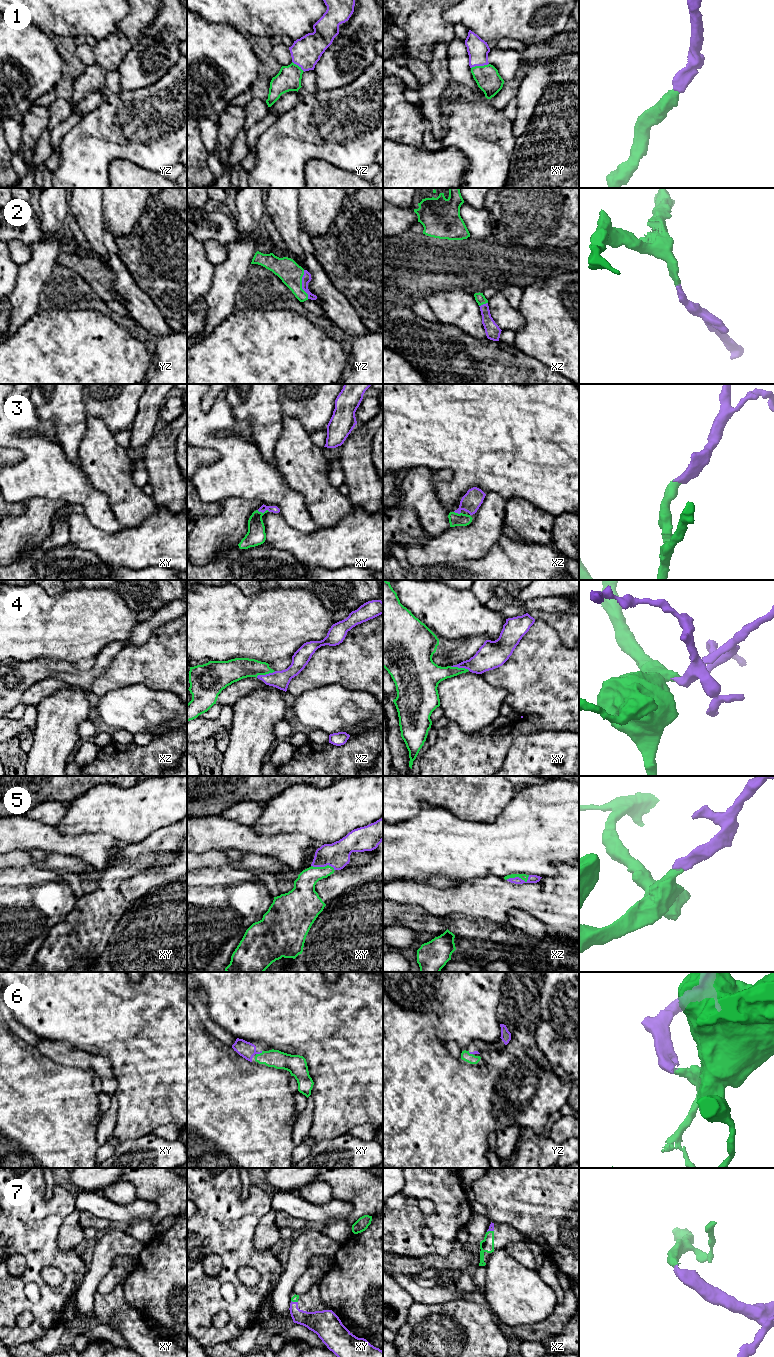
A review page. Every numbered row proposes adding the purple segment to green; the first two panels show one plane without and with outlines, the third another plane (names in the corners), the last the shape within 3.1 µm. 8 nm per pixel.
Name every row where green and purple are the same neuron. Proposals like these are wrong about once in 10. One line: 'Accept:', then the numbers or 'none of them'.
Accept: 1, 2, 3, 4, 5, 6, 7

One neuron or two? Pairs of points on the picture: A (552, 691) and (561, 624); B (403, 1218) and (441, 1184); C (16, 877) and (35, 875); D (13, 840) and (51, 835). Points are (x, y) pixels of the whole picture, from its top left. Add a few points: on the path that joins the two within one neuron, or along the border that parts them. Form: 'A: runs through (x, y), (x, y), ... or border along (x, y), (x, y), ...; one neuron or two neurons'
A: border along (543, 619), (556, 631), (560, 640), (568, 648); two neurons
B: runs through (412, 1208), (431, 1188); one neuron
C: runs through (21, 876), (30, 875); one neuron
D: runs through (22, 835), (42, 835); one neuron

